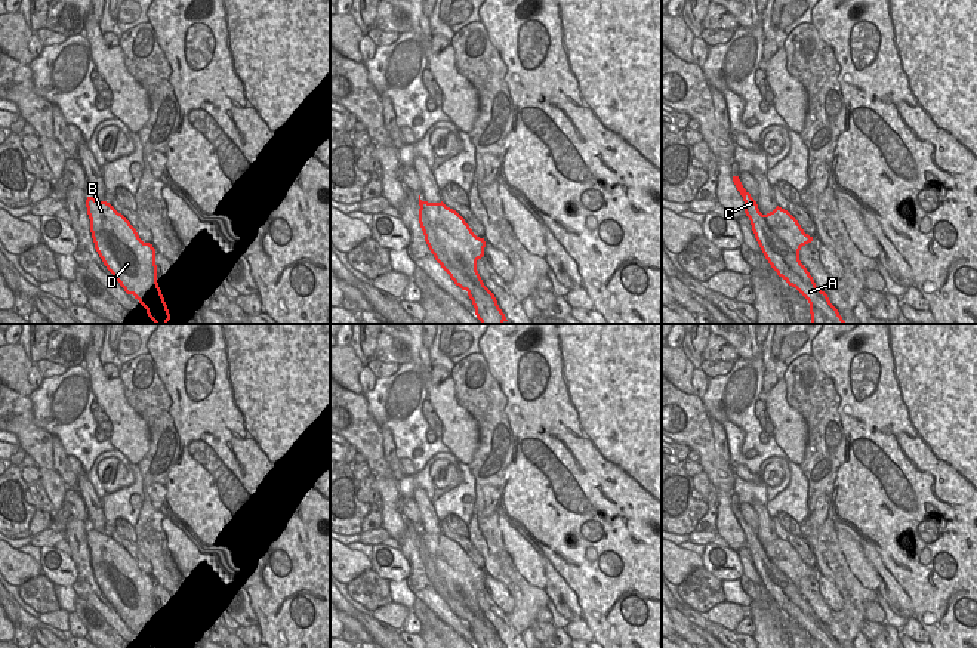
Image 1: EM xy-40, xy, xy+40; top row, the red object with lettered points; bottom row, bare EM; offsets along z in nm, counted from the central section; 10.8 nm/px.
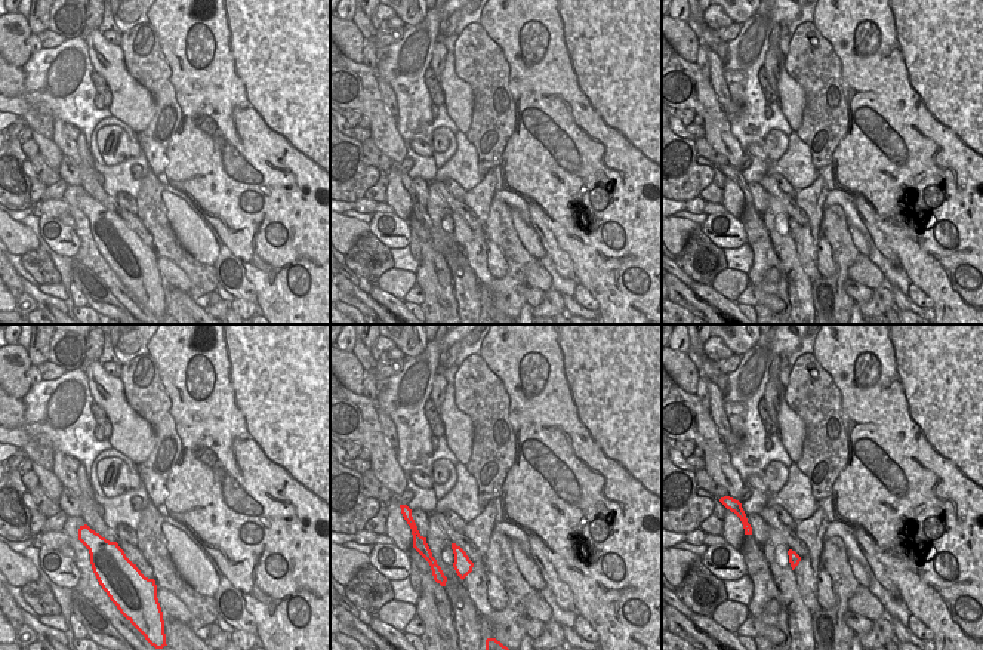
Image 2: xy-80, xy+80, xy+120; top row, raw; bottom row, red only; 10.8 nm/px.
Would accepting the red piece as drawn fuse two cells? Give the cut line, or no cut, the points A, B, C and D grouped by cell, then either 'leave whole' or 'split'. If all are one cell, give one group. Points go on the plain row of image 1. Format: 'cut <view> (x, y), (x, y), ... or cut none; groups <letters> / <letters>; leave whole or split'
cut xy+40 (758, 540), (746, 546); groups A B D / C; split

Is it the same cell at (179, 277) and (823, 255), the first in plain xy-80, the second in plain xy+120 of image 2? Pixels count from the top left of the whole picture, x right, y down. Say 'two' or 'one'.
one

